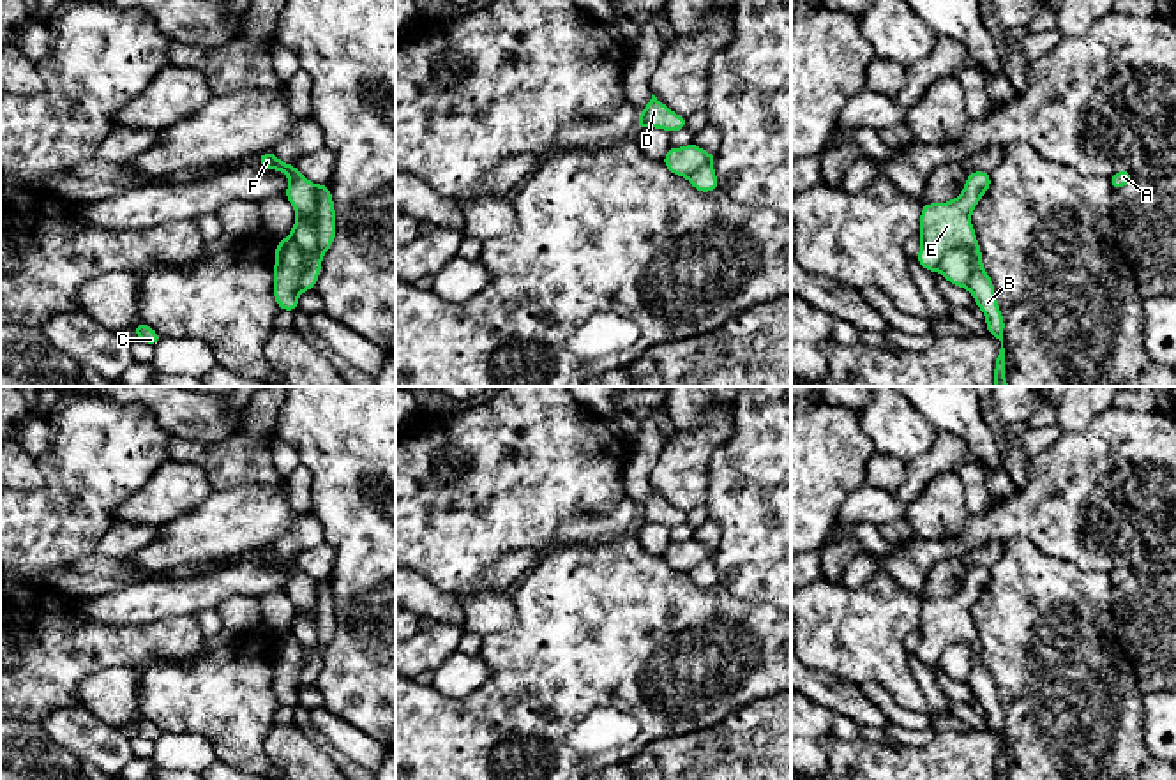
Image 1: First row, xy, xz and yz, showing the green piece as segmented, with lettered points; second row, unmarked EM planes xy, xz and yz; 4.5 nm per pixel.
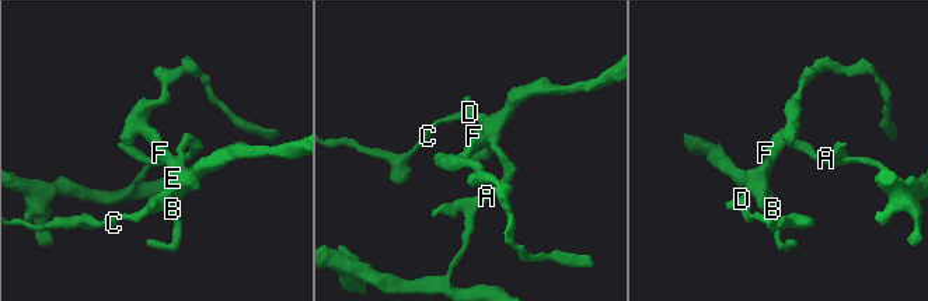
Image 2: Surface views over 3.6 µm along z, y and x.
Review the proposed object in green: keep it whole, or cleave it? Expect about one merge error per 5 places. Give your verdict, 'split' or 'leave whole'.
split

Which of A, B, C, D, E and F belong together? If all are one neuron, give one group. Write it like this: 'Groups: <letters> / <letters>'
Groups: A / B C D E F

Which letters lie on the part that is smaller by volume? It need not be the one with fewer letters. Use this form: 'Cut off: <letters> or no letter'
Cut off: B, C, D, E, F

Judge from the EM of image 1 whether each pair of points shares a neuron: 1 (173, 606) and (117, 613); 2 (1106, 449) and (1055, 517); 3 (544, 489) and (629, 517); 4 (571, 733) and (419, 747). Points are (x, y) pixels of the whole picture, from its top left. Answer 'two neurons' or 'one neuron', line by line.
1: one neuron
2: one neuron
3: two neurons
4: one neuron

